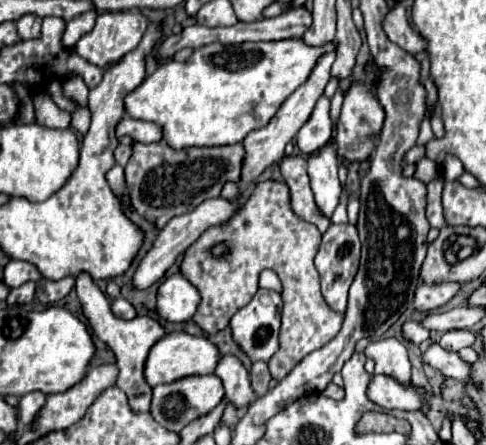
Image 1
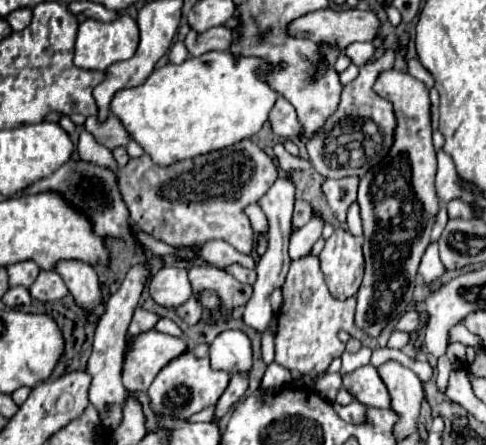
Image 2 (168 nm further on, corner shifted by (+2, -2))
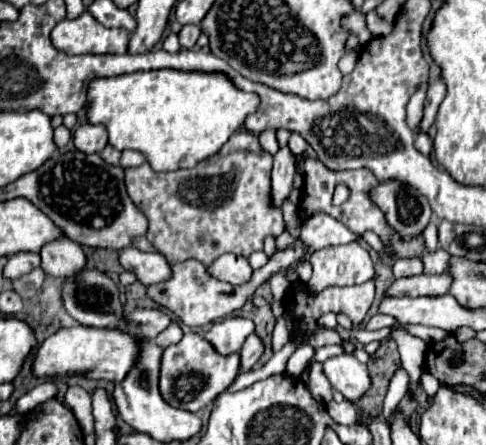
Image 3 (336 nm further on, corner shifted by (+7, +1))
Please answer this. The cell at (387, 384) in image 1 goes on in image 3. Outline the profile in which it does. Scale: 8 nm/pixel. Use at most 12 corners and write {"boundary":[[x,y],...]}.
{"boundary":[[354,355],[330,357],[330,385],[358,403],[372,385]]}

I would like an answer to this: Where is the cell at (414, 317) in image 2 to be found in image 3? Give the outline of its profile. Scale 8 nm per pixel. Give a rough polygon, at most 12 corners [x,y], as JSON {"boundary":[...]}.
{"boundary":[[374,315],[366,329],[382,329],[396,323],[390,315]]}

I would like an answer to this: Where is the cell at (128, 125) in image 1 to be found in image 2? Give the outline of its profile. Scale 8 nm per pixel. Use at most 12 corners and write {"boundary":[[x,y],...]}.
{"boundary":[[113,114],[89,116],[85,130],[109,150],[127,146],[129,134]]}

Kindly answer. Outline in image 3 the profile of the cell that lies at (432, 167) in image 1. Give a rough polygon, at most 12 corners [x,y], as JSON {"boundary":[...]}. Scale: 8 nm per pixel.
{"boundary":[[418,133],[414,145],[422,155],[430,157],[434,141],[428,133]]}

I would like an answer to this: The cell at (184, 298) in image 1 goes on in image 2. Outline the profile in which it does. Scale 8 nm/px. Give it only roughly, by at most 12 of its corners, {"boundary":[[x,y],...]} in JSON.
{"boundary":[[161,268],[149,294],[161,306],[187,302],[187,270]]}

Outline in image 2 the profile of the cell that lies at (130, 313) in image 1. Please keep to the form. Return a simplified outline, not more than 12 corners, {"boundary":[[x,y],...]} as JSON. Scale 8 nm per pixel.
{"boundary":[[137,308],[129,334],[153,330],[157,314]]}

